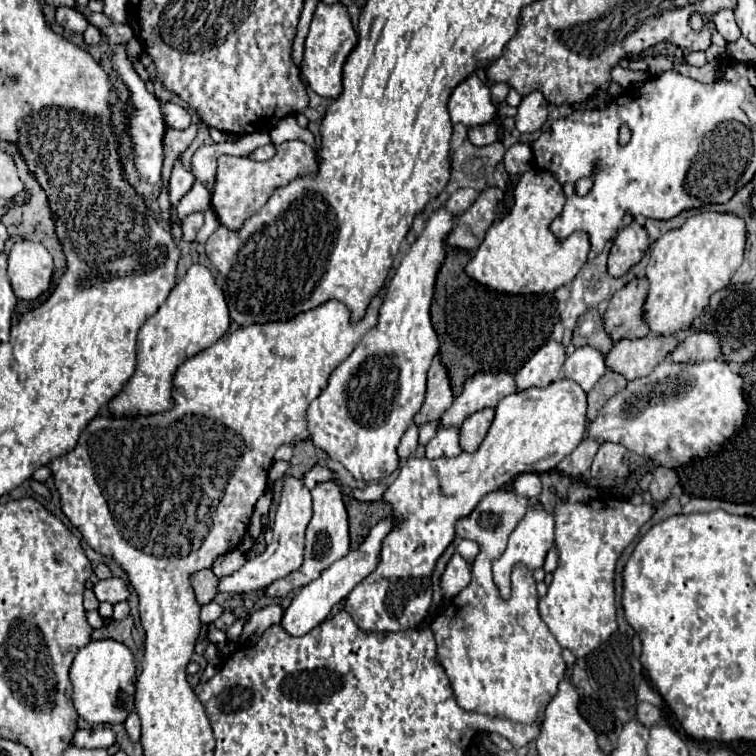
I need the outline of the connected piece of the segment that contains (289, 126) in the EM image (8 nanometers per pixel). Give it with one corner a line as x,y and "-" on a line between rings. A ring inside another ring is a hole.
289,115
287,119
281,119
273,129
271,129
271,141
275,145
283,143
283,141
289,141
289,139
299,139
299,141
305,141
307,145
311,145
315,149
315,137
309,129
301,129
295,121
293,115

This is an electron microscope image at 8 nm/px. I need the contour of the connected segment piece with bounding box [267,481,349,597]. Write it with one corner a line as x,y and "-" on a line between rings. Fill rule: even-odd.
335,481
319,483
311,489
313,495
313,517
305,531
305,553
303,553
303,565
299,571
293,571
291,575
283,577
281,581
275,581
267,587
267,593
271,597
285,597
289,591
303,587
317,579
329,565
333,565
337,559
345,557
349,553
349,525
347,525
347,511
343,505
343,495

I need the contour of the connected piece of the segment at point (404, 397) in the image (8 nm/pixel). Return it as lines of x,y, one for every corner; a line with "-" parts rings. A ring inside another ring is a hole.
445,207
431,213
421,235
415,239
409,251
395,265
395,271
393,271
395,275
389,283
385,301
379,311
379,323
363,335
363,339
353,349
353,353
331,373
325,393
321,393
307,409
307,427
311,433
313,445
323,449
331,459
343,463
353,473
355,479
379,481
391,475
399,467
397,445
401,437
405,435
409,423
413,421
415,413
423,405
427,369
431,365
431,359
439,351
439,341
431,325
429,309
433,301
435,277
441,263
445,261
443,245
445,245
445,237
453,229
453,219
455,217

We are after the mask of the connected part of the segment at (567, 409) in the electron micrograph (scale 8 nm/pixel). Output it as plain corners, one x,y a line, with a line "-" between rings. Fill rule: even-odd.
557,379
547,387
529,387
525,391
515,391
499,401
495,407
495,419
487,431
485,441
473,453
461,453
459,457
447,459
413,459
401,467
399,477
385,489
383,501
393,505
395,517
399,517
399,525
385,537
381,549
381,561
377,569
365,577
347,597
345,611
353,617
353,621
365,631
401,631
417,627
427,609
431,605
431,573
447,549
447,545
455,539
455,521
467,517
475,505
483,499
483,495
507,487
521,473
545,473
553,471
563,457
567,457
583,439
587,423
587,393
571,379

